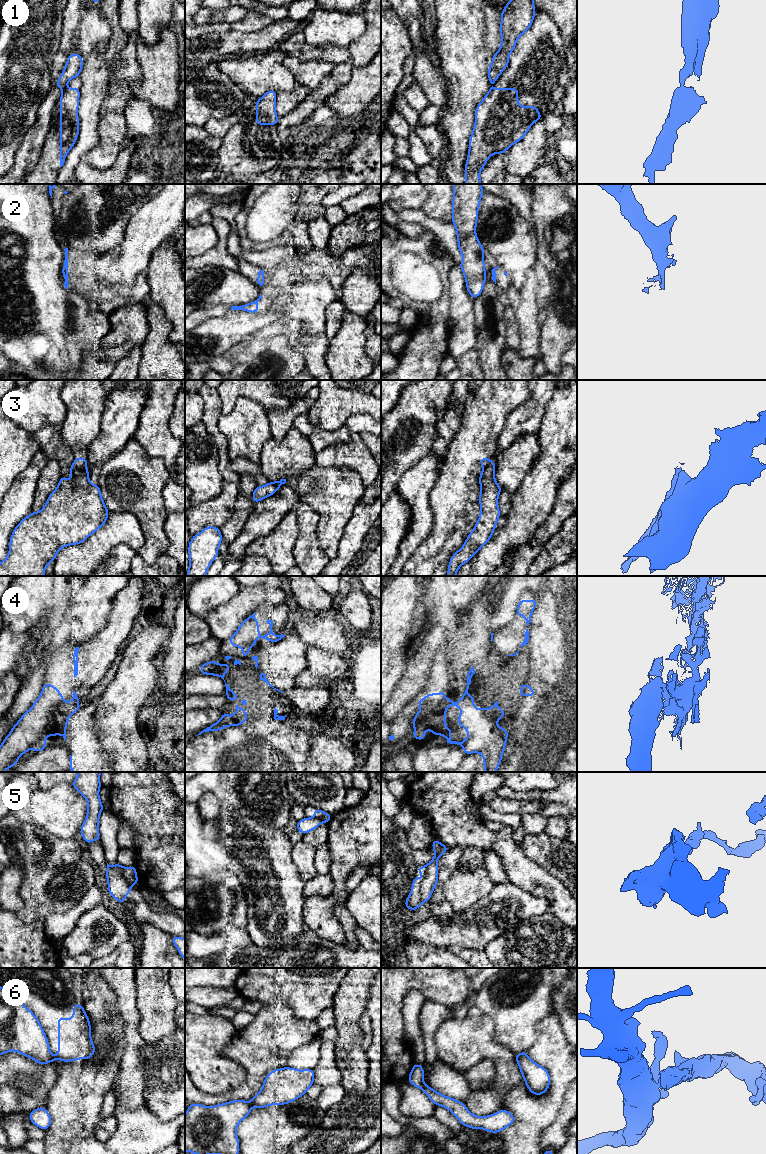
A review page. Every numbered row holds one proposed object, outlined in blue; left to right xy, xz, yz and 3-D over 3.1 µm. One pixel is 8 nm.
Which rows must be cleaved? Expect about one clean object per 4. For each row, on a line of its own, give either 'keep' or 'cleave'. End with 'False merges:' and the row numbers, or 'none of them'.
1: cleave
2: cleave
3: cleave
4: keep
5: cleave
6: cleave
False merges: 1, 2, 3, 5, 6

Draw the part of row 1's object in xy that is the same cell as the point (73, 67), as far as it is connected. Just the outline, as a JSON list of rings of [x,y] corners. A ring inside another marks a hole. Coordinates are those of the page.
[[[73,53],[67,57],[67,63],[64,66],[64,69],[59,77],[59,80],[56,82],[56,87],[60,89],[66,88],[68,82],[72,78],[80,76],[80,72],[83,66],[83,58],[78,53]]]

